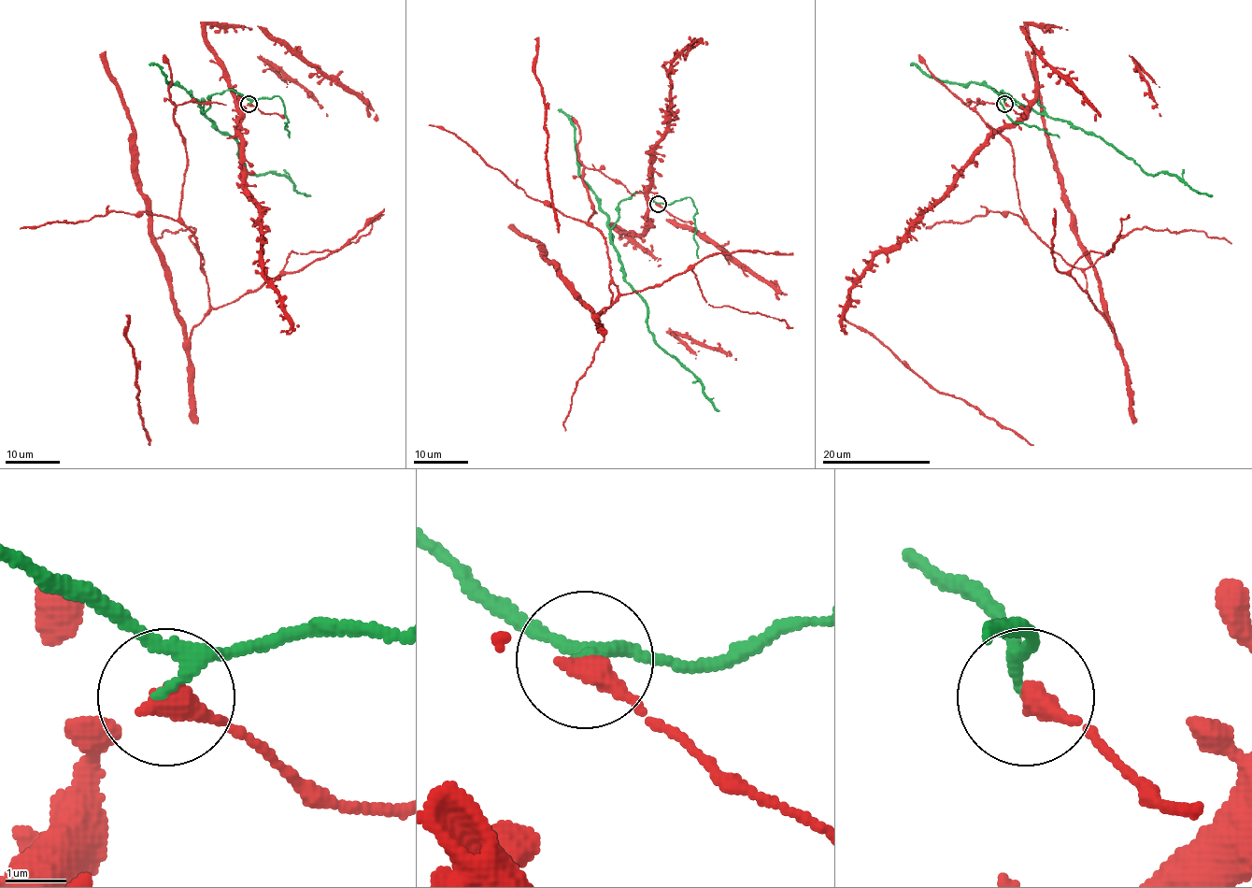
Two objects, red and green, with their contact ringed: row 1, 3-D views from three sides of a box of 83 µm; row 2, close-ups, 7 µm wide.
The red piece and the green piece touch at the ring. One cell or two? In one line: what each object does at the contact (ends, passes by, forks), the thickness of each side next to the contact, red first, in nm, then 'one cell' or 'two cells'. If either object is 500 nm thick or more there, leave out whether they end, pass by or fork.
red ends there; green passes by; 400 nm thick on the red side, 170 nm on the other; two cells

